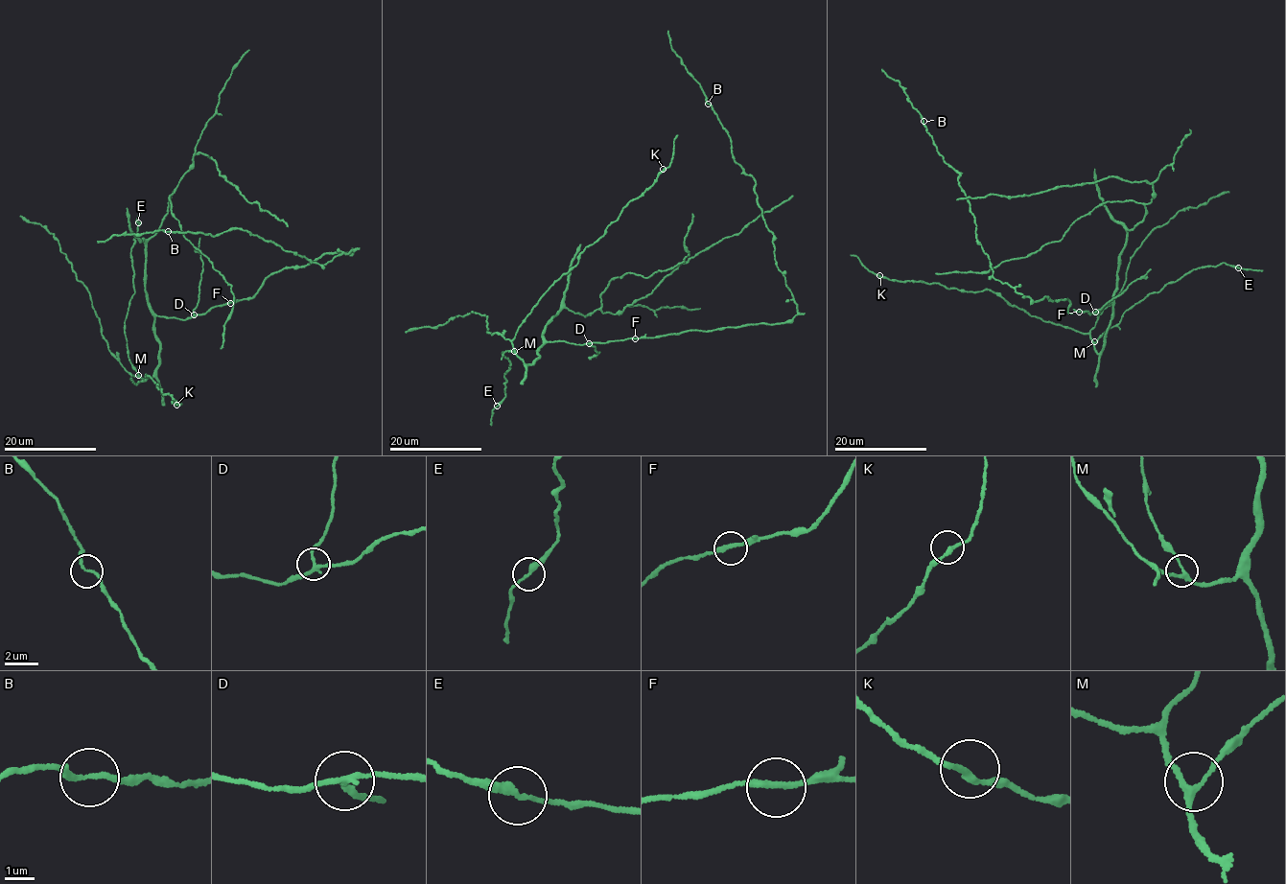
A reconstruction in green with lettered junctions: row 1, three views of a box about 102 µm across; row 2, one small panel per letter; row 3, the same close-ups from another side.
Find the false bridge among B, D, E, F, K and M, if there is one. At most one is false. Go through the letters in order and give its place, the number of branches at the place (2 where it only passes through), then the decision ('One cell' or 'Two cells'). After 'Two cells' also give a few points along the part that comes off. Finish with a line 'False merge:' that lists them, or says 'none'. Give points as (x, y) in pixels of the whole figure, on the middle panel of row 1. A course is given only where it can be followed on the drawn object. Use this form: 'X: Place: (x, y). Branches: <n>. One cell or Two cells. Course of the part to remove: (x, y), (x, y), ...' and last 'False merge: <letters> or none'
B: Place: (708, 104). Branches: 2. One cell
D: Place: (589, 343). Branches: 3. Two cells. Course of the part to remove: (588, 343), (599, 353), (594, 356), (596, 357)
E: Place: (497, 406). Branches: 2. One cell
F: Place: (635, 338). Branches: 2. One cell
K: Place: (663, 169). Branches: 2. One cell
M: Place: (514, 351). Branches: 3. One cell
False merge: D

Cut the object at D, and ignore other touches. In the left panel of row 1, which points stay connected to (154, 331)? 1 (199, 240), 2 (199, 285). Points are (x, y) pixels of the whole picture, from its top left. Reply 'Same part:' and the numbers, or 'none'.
Same part: none

